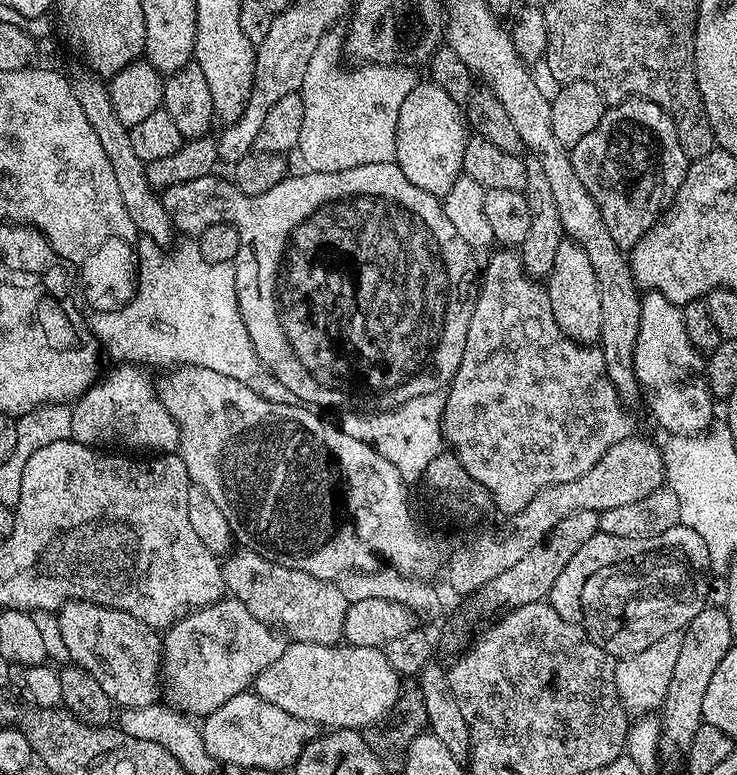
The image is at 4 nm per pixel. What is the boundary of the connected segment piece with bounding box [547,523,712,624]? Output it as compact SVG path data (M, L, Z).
M675 524L670 530L666 530L666 534L655 536L654 538L617 538L615 534L606 534L598 531L594 534L594 538L587 540L584 545L578 549L578 554L574 554L574 558L570 558L570 563L562 569L562 574L558 574L558 582L554 582L554 586L550 590L547 603L552 605L554 610L558 610L558 614L562 614L562 618L566 618L566 622L581 623L581 611L577 611L577 593L584 582L588 573L595 572L597 568L603 568L605 565L613 569L613 564L621 557L635 556L638 552L644 552L648 548L659 547L660 544L676 545L678 548L684 549L688 556L691 557L692 563L697 565L705 565L709 569L712 567L712 559L710 558L710 550L706 550L706 542L702 537L685 526L685 524Z

